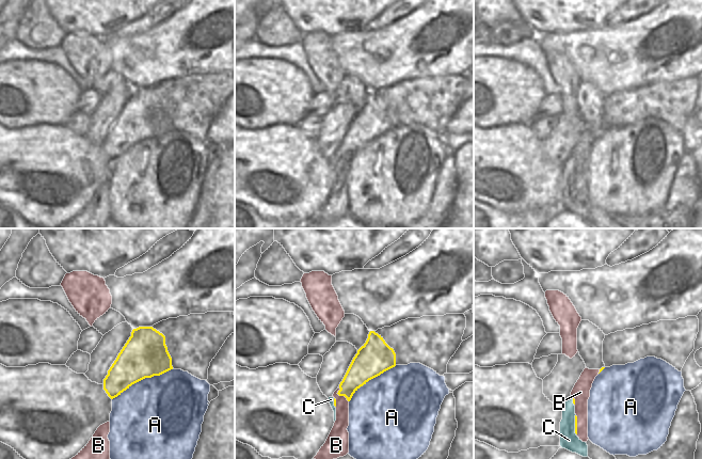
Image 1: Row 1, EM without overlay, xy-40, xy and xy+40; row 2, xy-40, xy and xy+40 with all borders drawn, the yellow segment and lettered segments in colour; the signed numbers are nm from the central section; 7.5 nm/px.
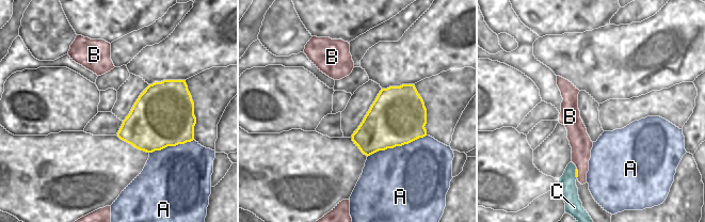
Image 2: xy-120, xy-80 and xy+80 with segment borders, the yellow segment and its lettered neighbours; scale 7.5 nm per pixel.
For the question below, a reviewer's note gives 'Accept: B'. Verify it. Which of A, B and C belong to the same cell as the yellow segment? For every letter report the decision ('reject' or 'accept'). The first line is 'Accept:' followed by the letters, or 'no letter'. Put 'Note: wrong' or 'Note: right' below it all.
Accept: C
A: reject
B: reject
C: accept
Note: wrong

